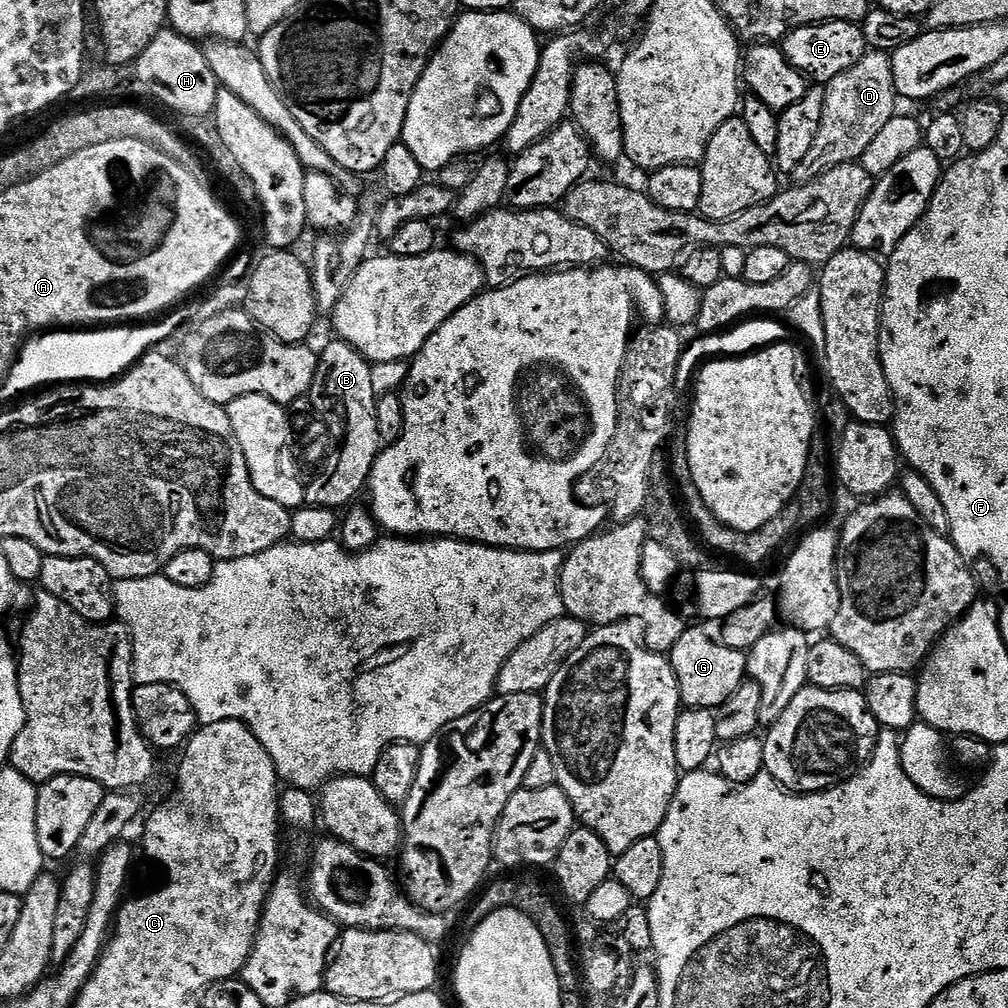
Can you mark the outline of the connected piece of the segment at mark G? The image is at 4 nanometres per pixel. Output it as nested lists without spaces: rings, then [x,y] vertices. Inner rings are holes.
[[[688,628],[677,638],[670,659],[680,687],[680,702],[685,709],[719,709],[726,698],[744,683],[748,670],[748,658],[743,651],[731,649],[719,639],[711,640],[700,628]]]

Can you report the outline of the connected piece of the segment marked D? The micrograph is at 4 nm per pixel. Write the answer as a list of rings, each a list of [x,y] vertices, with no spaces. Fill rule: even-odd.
[[[884,50],[865,51],[864,57],[850,70],[838,74],[838,78],[828,81],[824,88],[822,122],[814,138],[810,154],[806,154],[803,166],[796,169],[797,181],[807,182],[818,178],[826,170],[839,164],[851,164],[864,155],[866,146],[878,138],[882,126],[897,115],[898,97],[892,73],[892,58]]]

